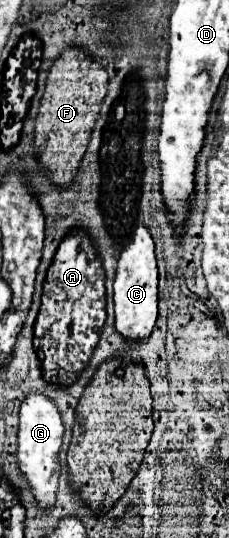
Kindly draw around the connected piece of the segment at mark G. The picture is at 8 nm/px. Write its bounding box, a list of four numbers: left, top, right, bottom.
[17,391,63,507]

